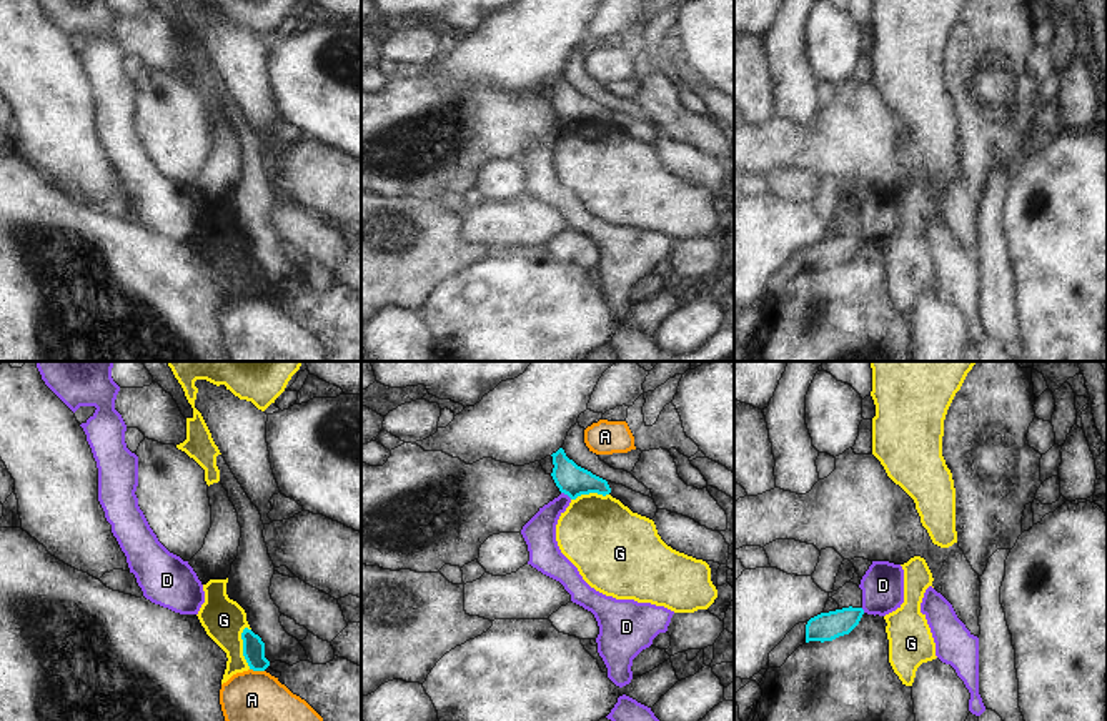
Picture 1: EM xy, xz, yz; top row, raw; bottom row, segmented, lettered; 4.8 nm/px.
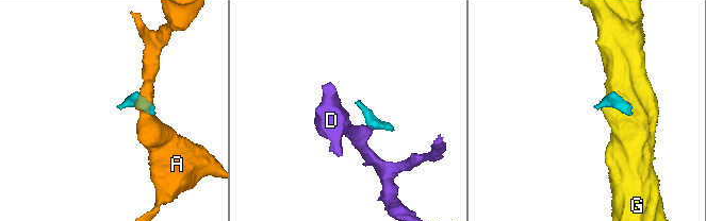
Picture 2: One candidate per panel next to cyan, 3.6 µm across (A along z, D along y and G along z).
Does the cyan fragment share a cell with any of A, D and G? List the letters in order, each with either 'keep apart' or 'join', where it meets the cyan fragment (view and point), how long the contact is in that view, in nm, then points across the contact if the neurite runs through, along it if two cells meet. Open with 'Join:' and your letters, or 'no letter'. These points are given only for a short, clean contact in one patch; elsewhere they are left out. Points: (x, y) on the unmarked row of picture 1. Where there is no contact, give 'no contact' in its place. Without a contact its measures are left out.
Join: no letter
A: keep apart; contact xy (257, 297); length 70 nm; border xy (250, 295), (263, 298)
D: keep apart; contact xz (566, 120); length 70 nm; border xz (561, 119), (571, 125)
G: keep apart; contact xy (243, 275); length 200 nm; border xy (245, 253), (242, 278), (250, 295)

